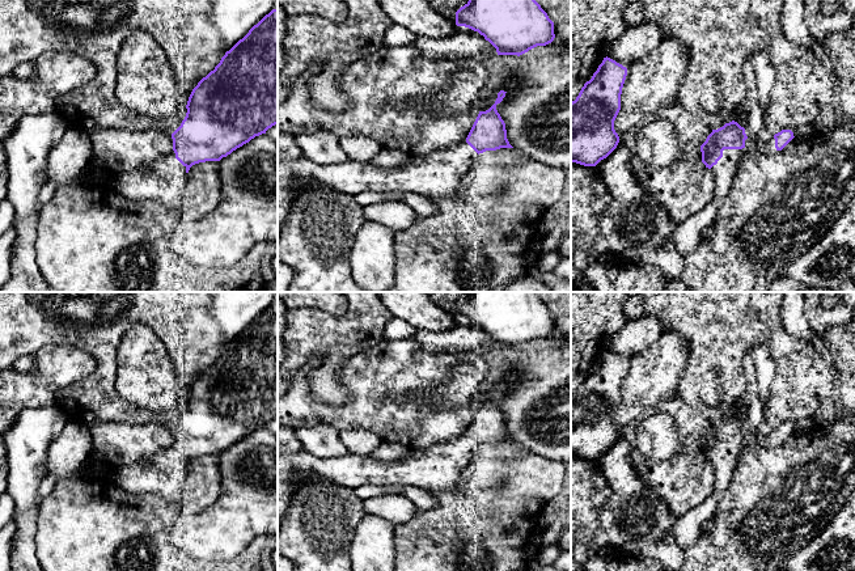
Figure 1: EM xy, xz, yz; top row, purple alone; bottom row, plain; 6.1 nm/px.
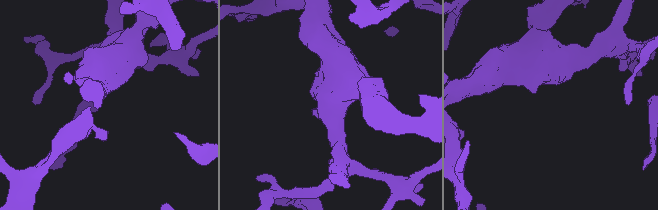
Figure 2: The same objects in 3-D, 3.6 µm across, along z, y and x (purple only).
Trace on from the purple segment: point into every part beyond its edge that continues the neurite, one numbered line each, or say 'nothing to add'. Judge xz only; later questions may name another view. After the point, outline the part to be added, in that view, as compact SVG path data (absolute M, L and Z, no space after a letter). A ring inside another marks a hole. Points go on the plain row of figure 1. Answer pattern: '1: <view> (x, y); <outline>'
1: xz (437, 468); M466 436L426 449L411 449L399 460L377 460L348 453L342 458L317 458L304 449L278 452L278 528L291 498L304 481L327 479L351 488L402 485L427 491L452 491L478 447Z

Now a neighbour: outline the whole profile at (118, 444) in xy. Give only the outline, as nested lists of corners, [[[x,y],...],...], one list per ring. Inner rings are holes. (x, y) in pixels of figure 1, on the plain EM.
[[[94,422],[88,426],[92,433],[92,460],[101,460],[109,464],[114,470],[123,466],[143,462],[155,454],[161,453],[173,444],[172,427],[160,423],[128,424]]]

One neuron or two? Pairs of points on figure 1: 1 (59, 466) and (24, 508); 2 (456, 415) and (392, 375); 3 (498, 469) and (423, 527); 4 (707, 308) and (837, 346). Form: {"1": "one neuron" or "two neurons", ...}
{"1": "two neurons", "2": "one neuron", "3": "one neuron", "4": "two neurons"}

